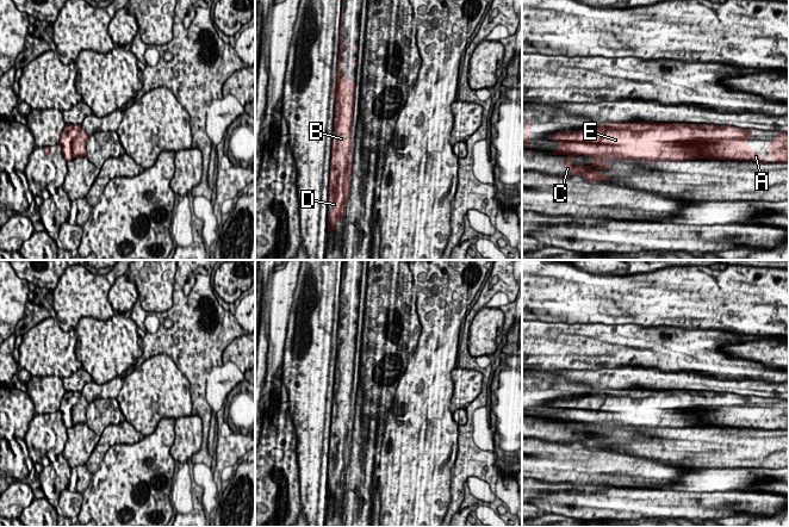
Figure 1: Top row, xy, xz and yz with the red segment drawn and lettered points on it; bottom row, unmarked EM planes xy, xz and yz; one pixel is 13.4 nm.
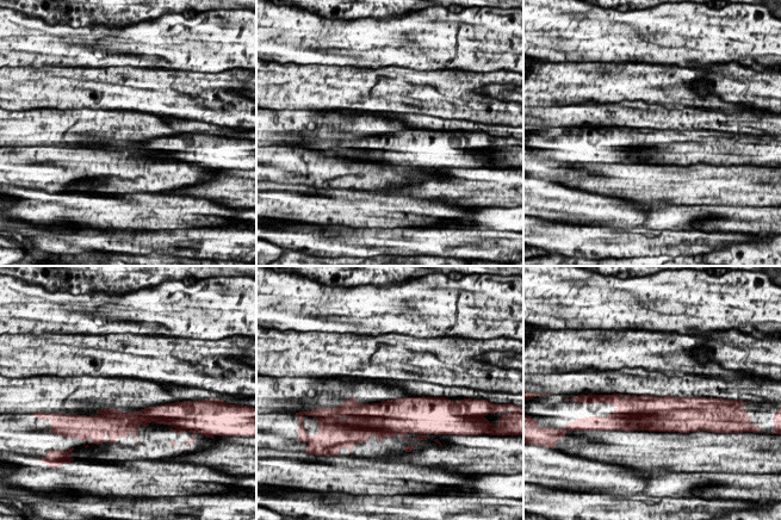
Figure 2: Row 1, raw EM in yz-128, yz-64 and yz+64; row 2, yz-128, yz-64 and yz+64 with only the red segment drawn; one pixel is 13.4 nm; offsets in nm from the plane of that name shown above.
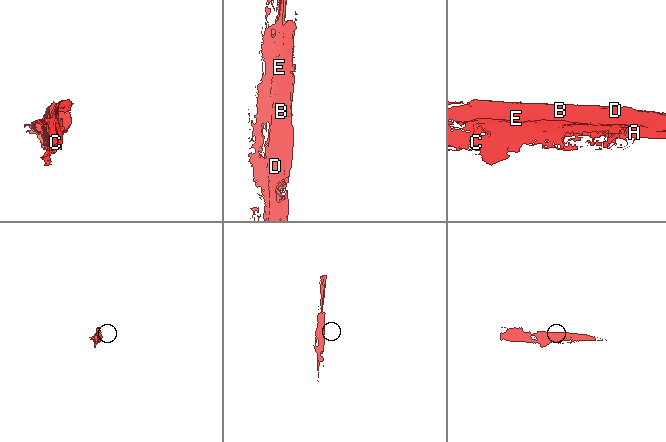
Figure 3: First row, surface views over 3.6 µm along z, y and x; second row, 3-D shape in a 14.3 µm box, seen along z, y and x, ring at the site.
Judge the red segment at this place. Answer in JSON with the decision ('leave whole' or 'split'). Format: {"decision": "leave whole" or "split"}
{"decision": "leave whole"}

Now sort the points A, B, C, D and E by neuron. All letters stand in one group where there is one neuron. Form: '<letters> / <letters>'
A B C D E

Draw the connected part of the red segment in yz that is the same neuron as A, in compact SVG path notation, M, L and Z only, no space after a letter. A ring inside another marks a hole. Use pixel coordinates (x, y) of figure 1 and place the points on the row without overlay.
M613 389L610 391L601 390L598 393L592 392L590 396L580 398L565 398L548 402L547 405L558 408L559 413L552 421L565 422L563 426L564 439L571 439L571 442L580 442L584 447L601 448L609 447L598 438L609 435L609 430L603 430L603 424L617 427L648 427L648 428L684 428L696 426L708 427L745 427L756 429L766 429L769 424L772 429L789 429L789 401L776 398L776 407L768 411L769 422L762 423L758 416L748 413L750 398L752 396L741 396L731 392L715 391L684 391L684 390L653 390L653 389ZM570 423L592 423L590 433L573 433Z

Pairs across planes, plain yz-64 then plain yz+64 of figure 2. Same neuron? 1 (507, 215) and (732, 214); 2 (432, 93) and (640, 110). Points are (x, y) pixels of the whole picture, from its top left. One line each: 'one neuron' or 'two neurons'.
1: one neuron
2: two neurons

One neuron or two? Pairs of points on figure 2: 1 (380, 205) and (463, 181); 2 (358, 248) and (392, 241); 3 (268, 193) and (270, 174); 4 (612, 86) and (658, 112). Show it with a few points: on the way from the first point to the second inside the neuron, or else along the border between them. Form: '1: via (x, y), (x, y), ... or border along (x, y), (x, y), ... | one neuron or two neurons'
1: border along (394, 194), (409, 194), (431, 200), (440, 200) | two neurons
2: via (366, 243), (384, 241) | one neuron
3: border along (268, 180), (297, 185) | two neurons
4: border along (609, 103), (644, 100), (661, 104), (664, 107) | two neurons

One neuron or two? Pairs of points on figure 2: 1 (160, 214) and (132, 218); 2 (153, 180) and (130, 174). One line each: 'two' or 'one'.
1: one
2: one

